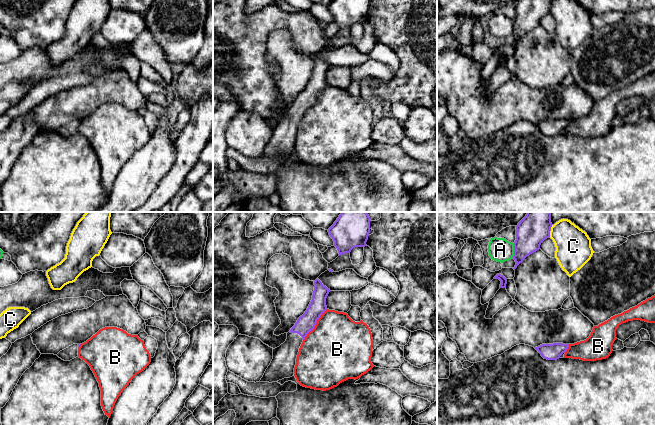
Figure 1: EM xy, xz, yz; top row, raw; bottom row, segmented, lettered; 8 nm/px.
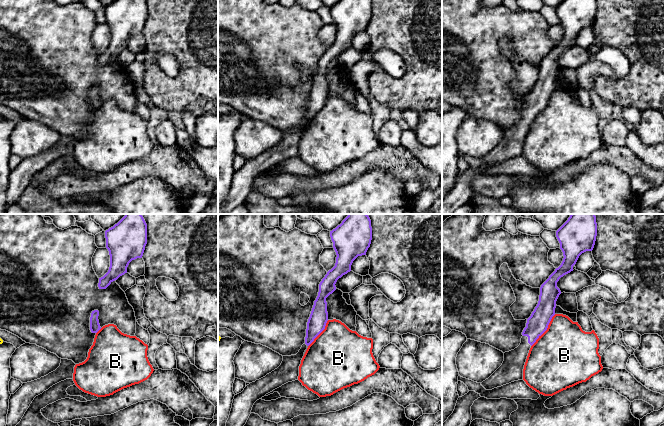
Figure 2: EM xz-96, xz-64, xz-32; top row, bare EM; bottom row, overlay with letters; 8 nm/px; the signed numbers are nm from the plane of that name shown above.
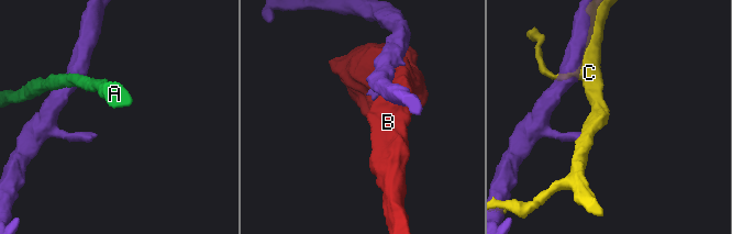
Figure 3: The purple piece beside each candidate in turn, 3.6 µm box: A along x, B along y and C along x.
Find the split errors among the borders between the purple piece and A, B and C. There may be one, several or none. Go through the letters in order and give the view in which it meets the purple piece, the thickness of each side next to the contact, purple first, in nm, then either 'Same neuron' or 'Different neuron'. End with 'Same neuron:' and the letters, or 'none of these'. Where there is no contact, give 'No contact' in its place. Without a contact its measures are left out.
A: Touches purple in yz. Thickness 240 nm (purple) against 190 nm. Different neuron
B: Touches purple in xz. Thickness 140 nm (purple) against 480 nm. Different neuron
C: Touches purple in yz. Thickness 240 nm (purple) against 280 nm. Different neuron
Same neuron: none of these

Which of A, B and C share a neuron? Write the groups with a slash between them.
A / B / C

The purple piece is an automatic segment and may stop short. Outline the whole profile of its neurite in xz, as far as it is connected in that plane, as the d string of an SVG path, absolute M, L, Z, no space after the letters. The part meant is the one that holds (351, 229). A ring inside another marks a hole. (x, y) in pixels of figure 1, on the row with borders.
M341 212L328 229L339 256L350 253L355 247L365 247L370 233L370 217L367 212Z

